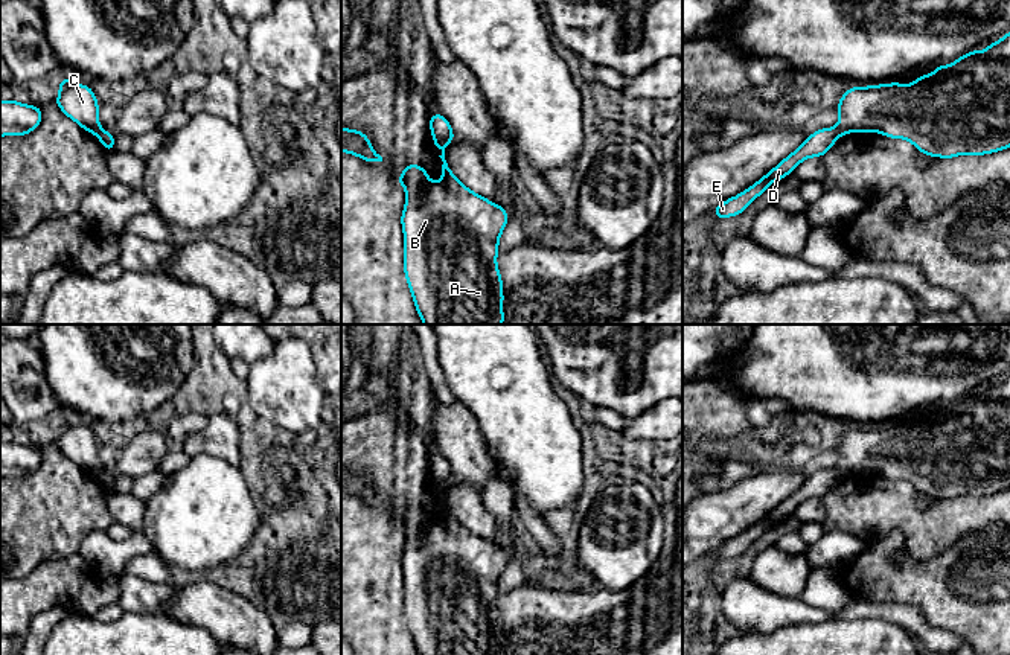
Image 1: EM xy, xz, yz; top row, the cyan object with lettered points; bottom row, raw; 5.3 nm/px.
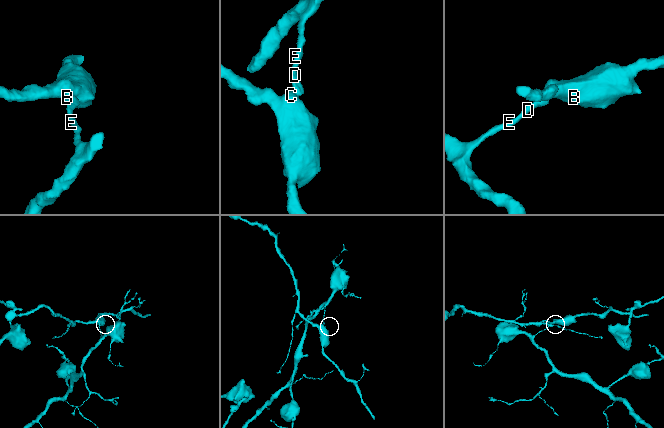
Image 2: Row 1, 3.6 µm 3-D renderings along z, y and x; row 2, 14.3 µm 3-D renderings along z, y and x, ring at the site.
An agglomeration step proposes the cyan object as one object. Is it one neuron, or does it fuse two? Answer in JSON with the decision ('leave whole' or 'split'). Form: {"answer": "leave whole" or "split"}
{"answer": "split"}

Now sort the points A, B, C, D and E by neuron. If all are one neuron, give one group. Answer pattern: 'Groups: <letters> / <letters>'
Groups: A B C / D E

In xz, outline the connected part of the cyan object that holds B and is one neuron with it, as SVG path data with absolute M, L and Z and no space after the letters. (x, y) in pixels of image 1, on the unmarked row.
M433 484L442 492L442 521L433 524L416 504L408 506L398 524L405 529L405 548L401 556L404 573L404 615L417 655L503 655L503 621L497 608L500 577L509 556L504 548L477 536L451 513L445 501L446 484Z

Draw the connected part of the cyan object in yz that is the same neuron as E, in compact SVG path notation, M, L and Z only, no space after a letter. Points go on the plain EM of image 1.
M821 469L815 472L813 475L807 477L798 490L781 501L765 518L762 518L742 535L721 544L711 553L719 561L742 554L759 536L768 530L771 524L792 515L803 501L810 498L823 498L841 477L842 475L838 472L838 469Z

